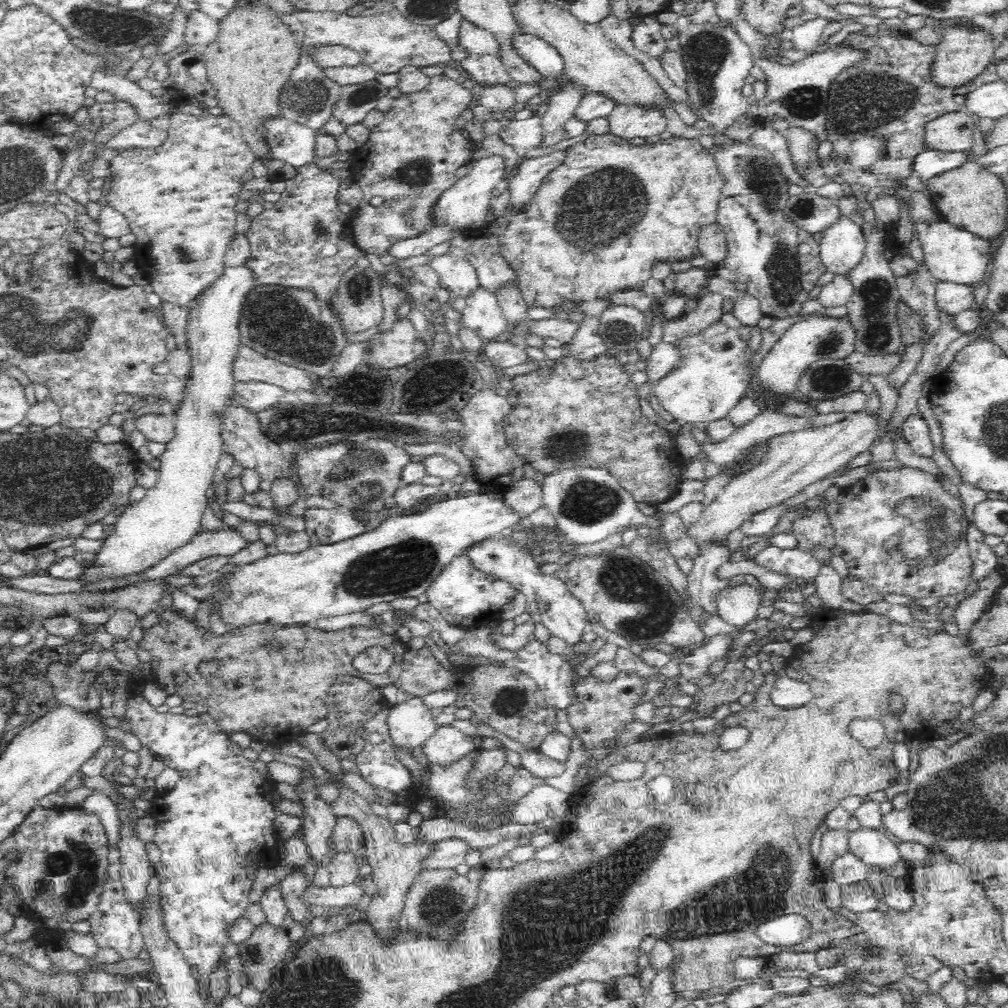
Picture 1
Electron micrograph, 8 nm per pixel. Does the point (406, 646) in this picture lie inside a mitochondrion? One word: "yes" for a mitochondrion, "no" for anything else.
no

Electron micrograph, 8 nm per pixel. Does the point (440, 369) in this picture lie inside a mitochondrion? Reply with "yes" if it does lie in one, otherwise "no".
no

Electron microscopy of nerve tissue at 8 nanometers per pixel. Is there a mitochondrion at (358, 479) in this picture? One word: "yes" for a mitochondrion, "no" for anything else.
yes

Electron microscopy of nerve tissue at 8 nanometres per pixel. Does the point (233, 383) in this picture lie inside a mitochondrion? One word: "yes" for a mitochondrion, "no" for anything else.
no

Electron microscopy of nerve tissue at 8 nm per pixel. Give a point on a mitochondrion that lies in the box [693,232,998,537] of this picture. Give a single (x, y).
(876, 295)

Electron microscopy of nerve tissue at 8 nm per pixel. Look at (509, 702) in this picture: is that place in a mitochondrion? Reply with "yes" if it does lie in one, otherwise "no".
yes

